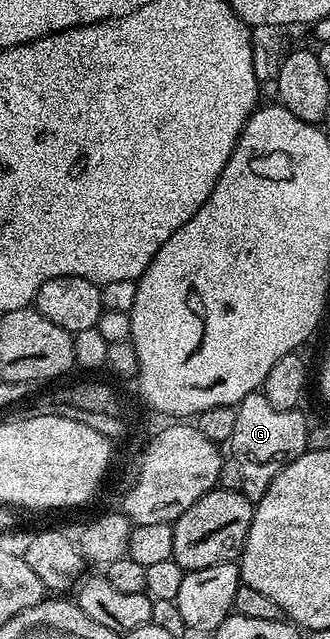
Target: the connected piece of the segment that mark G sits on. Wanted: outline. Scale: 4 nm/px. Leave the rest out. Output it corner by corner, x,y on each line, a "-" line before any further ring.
261,390
248,393
248,397
241,399
236,406
236,433
232,433
228,447
234,450
232,459
240,465
243,478
241,492
256,504
276,476
308,450
310,427
301,410
276,409

